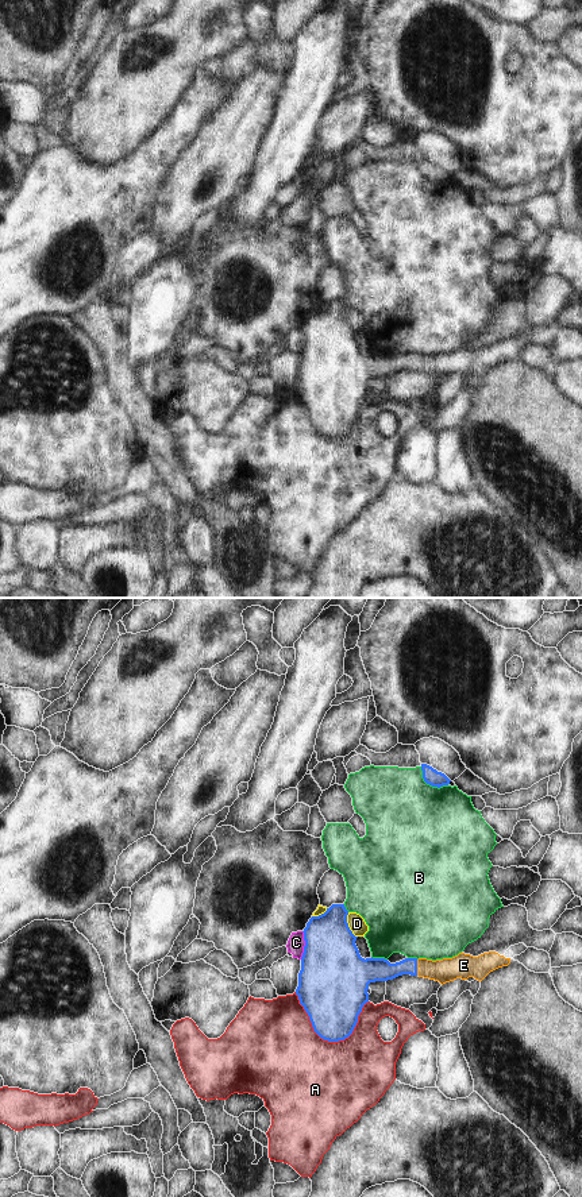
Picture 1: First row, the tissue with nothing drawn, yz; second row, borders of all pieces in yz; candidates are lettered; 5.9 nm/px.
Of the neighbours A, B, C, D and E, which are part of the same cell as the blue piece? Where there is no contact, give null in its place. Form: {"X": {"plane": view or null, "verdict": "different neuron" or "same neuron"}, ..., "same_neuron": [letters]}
{"A": {"plane": "yz", "verdict": "different neuron"}, "B": {"plane": "yz", "verdict": "different neuron"}, "C": {"plane": "yz", "verdict": "different neuron"}, "D": {"plane": "yz", "verdict": "different neuron"}, "E": {"plane": "yz", "verdict": "same neuron"}, "same_neuron": ["E"]}

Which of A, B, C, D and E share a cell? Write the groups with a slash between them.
A / B / C / D / E

